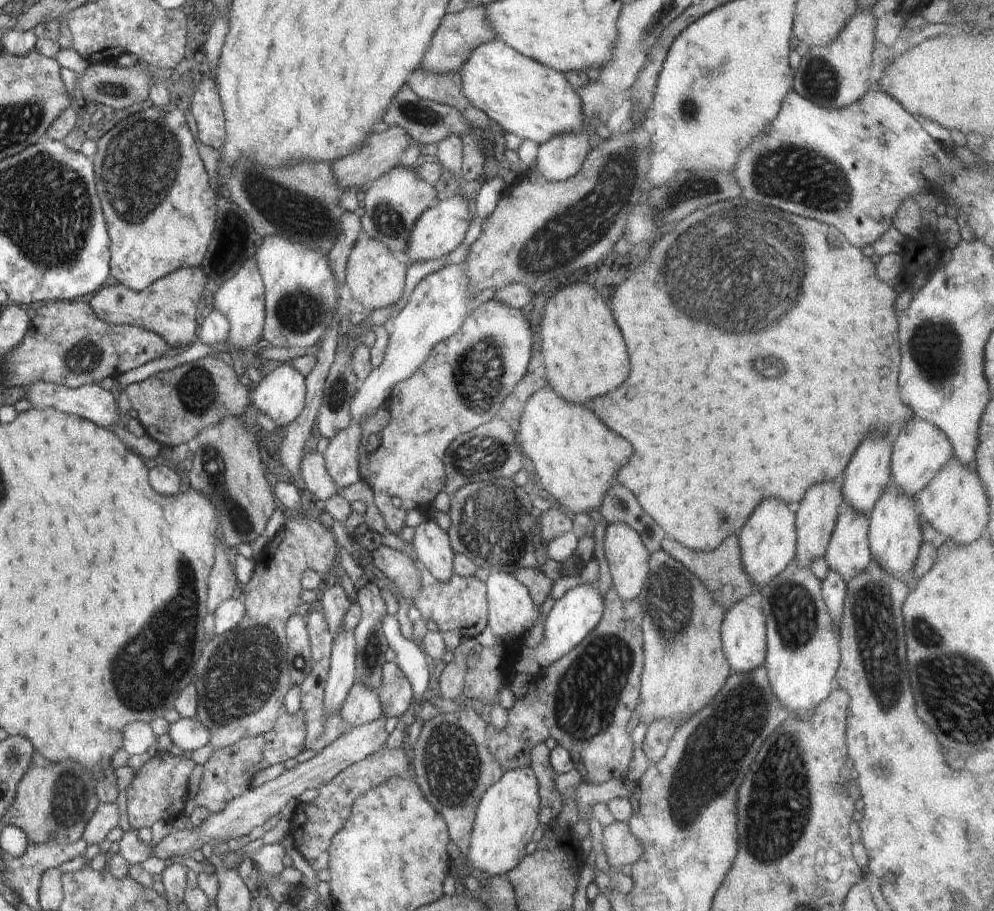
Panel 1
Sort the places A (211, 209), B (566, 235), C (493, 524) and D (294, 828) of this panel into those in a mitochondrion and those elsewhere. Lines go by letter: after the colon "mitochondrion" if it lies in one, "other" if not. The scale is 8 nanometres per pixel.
A: other
B: mitochondrion
C: mitochondrion
D: other

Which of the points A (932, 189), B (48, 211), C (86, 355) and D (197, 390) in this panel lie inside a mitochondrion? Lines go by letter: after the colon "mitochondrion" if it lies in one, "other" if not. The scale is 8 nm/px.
A: other
B: mitochondrion
C: mitochondrion
D: mitochondrion

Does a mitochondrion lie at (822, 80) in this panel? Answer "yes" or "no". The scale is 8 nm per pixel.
yes

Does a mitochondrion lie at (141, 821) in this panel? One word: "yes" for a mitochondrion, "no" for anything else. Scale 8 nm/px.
no

